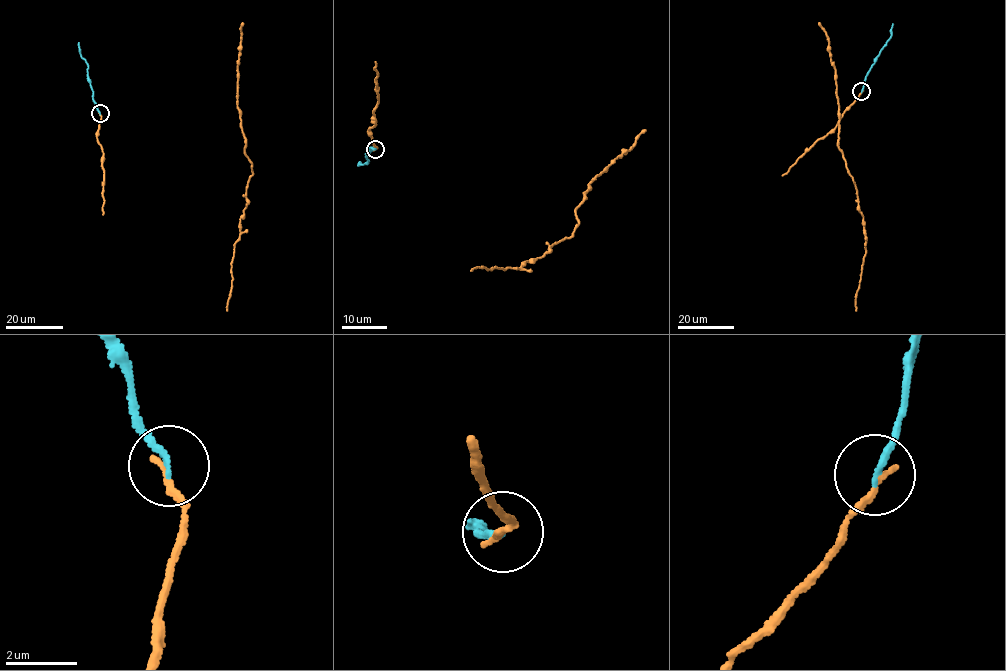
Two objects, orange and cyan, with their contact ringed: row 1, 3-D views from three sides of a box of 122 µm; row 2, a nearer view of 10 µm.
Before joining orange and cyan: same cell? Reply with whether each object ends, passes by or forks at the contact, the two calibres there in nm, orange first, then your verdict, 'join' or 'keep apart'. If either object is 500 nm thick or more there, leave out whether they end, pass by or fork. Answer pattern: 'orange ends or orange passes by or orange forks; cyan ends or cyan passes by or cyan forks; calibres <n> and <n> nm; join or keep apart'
orange ends; cyan ends; calibres 190 and 180 nm; join

